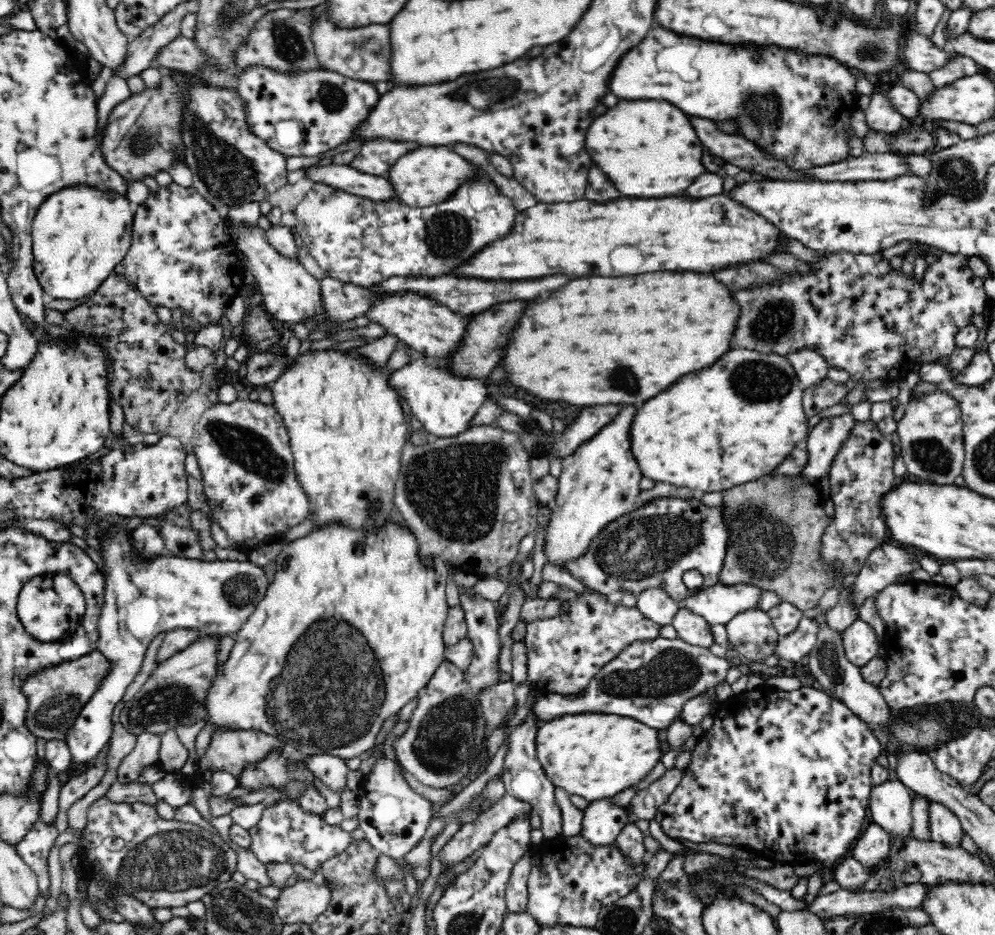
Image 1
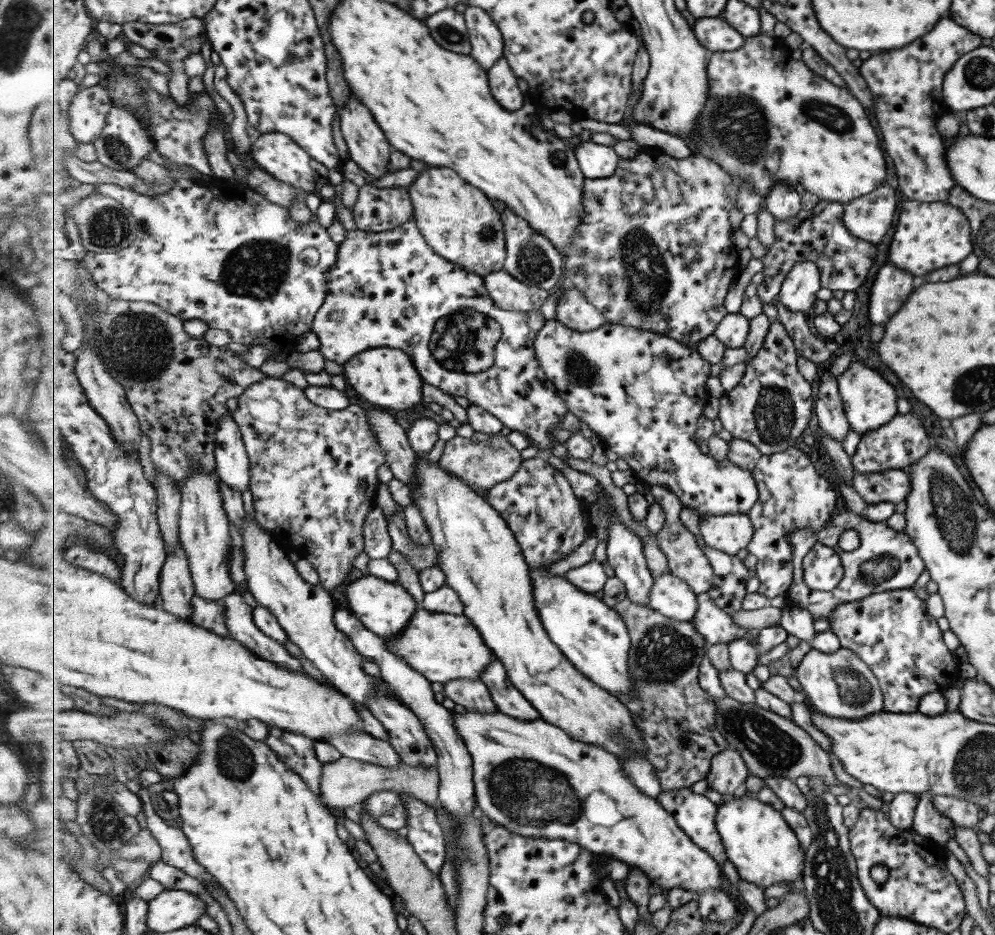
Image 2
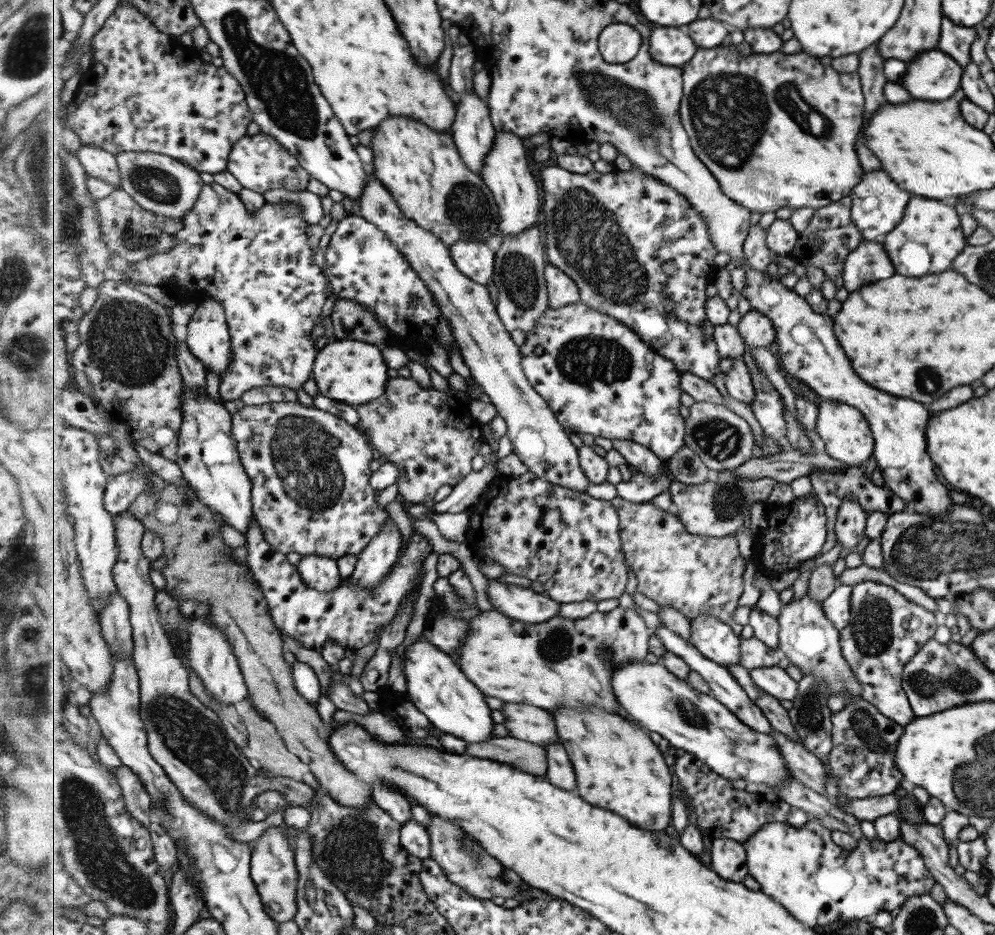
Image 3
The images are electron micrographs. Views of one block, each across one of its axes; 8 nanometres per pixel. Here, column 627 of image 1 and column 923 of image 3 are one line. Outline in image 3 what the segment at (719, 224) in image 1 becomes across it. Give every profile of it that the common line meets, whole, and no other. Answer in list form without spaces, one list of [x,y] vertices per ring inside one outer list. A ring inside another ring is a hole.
[[[909,198],[901,222],[899,222],[887,236],[883,236],[879,241],[885,252],[887,252],[887,256],[891,258],[891,262],[893,262],[893,266],[895,266],[895,272],[897,272],[897,274],[903,274],[903,276],[921,276],[921,274],[937,274],[937,272],[943,272],[943,270],[947,270],[947,268],[951,266],[953,258],[966,247],[962,228],[960,227],[960,220],[954,207],[945,206],[945,204],[937,202],[937,199],[923,200],[923,198]],[[907,242],[923,244],[925,250],[933,256],[933,258],[929,260],[925,272],[913,274],[913,272],[907,270],[907,266],[901,264],[899,250],[901,250]]]

